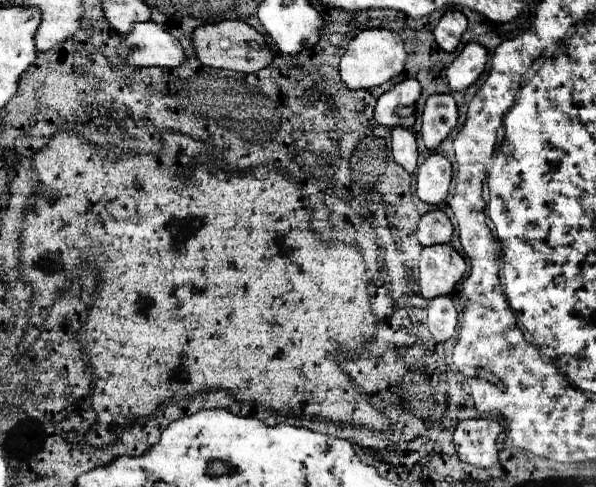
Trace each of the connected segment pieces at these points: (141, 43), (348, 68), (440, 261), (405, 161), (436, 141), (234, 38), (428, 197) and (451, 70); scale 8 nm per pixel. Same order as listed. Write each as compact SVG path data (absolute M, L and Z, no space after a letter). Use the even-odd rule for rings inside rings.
M154 21L136 23L134 29L120 43L118 53L126 63L136 67L178 67L188 59L188 53L182 49L180 41L176 41L172 33L168 33Z
M364 29L350 43L340 61L340 75L348 89L370 89L400 75L406 65L406 49L398 33L390 29Z
M432 245L422 249L420 257L420 293L426 299L436 295L450 295L454 285L466 271L466 261L450 245Z
M404 127L392 129L392 157L408 173L414 173L418 163L418 149L416 149L416 137L410 129Z
M450 93L430 95L422 113L422 139L428 149L436 149L458 123L458 107Z
M220 21L220 23L200 25L194 31L192 41L194 41L194 49L196 49L198 59L208 67L254 73L254 71L260 71L272 63L272 51L266 45L264 35L260 35L254 27L250 27L244 21ZM250 43L256 43L258 47L252 47Z
M430 153L430 157L418 167L416 195L420 201L438 205L446 199L452 181L452 165L440 153Z
M470 41L446 71L450 89L464 91L480 77L484 67L486 67L486 49L480 43Z

